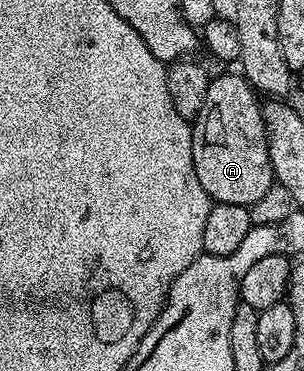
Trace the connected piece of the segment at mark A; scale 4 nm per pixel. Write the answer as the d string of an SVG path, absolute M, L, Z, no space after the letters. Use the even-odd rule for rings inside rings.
M216 75L210 81L204 106L193 121L191 137L197 182L205 186L205 194L209 194L214 203L250 206L269 190L273 177L263 104L244 75Z

